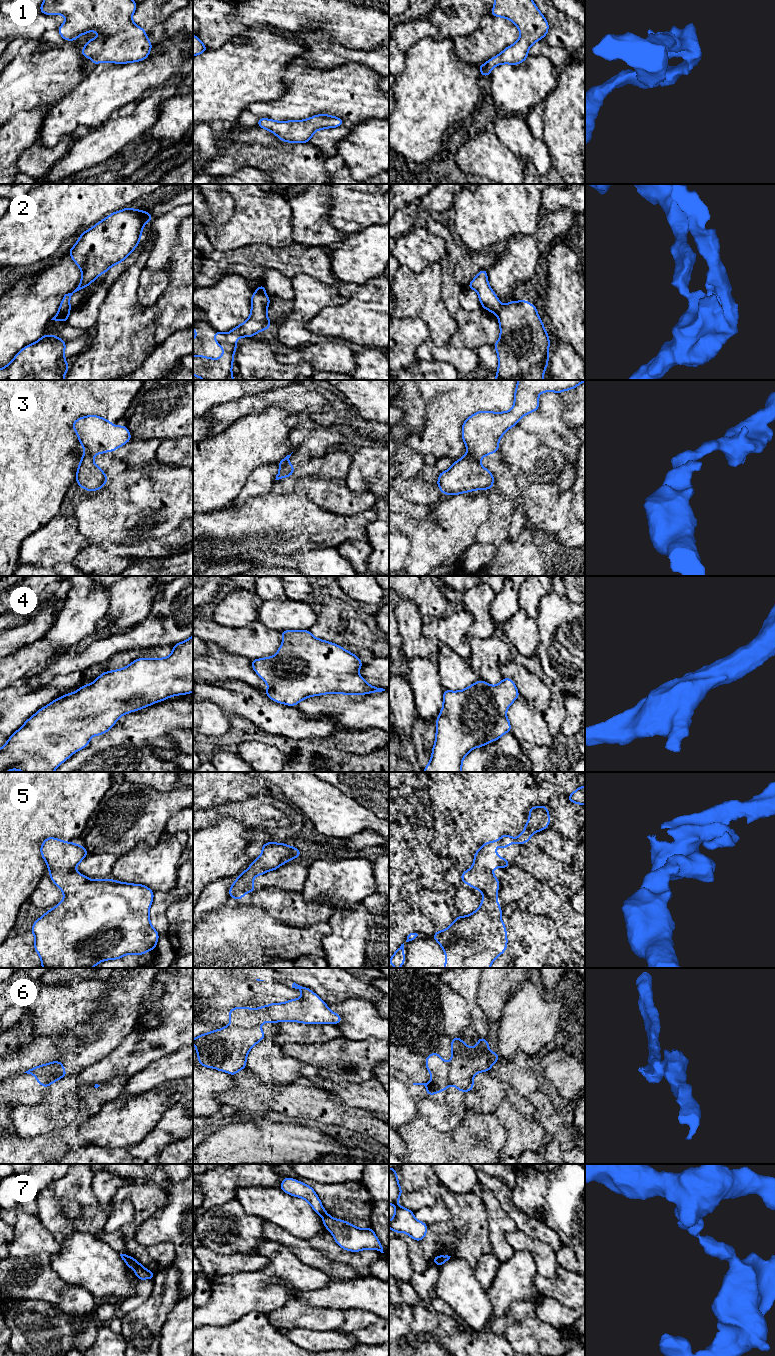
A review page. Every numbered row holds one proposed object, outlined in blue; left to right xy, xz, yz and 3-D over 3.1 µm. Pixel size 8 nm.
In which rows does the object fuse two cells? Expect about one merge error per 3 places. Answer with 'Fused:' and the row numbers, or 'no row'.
Fused: 2, 3, 6, 7

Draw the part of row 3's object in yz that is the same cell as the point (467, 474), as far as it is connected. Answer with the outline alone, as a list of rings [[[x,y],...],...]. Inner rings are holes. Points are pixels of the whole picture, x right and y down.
[[[466,454],[446,471],[439,473],[437,486],[444,495],[493,488],[494,476],[480,461]]]

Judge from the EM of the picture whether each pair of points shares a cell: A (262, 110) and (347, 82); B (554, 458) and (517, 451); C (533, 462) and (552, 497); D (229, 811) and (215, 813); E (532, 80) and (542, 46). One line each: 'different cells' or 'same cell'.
A: same cell
B: same cell
C: different cells
D: same cell
E: different cells

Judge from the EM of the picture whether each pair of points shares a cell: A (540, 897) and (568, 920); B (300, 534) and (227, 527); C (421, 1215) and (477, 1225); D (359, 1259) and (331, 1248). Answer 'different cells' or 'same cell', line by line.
A: same cell
B: same cell
C: different cells
D: same cell

